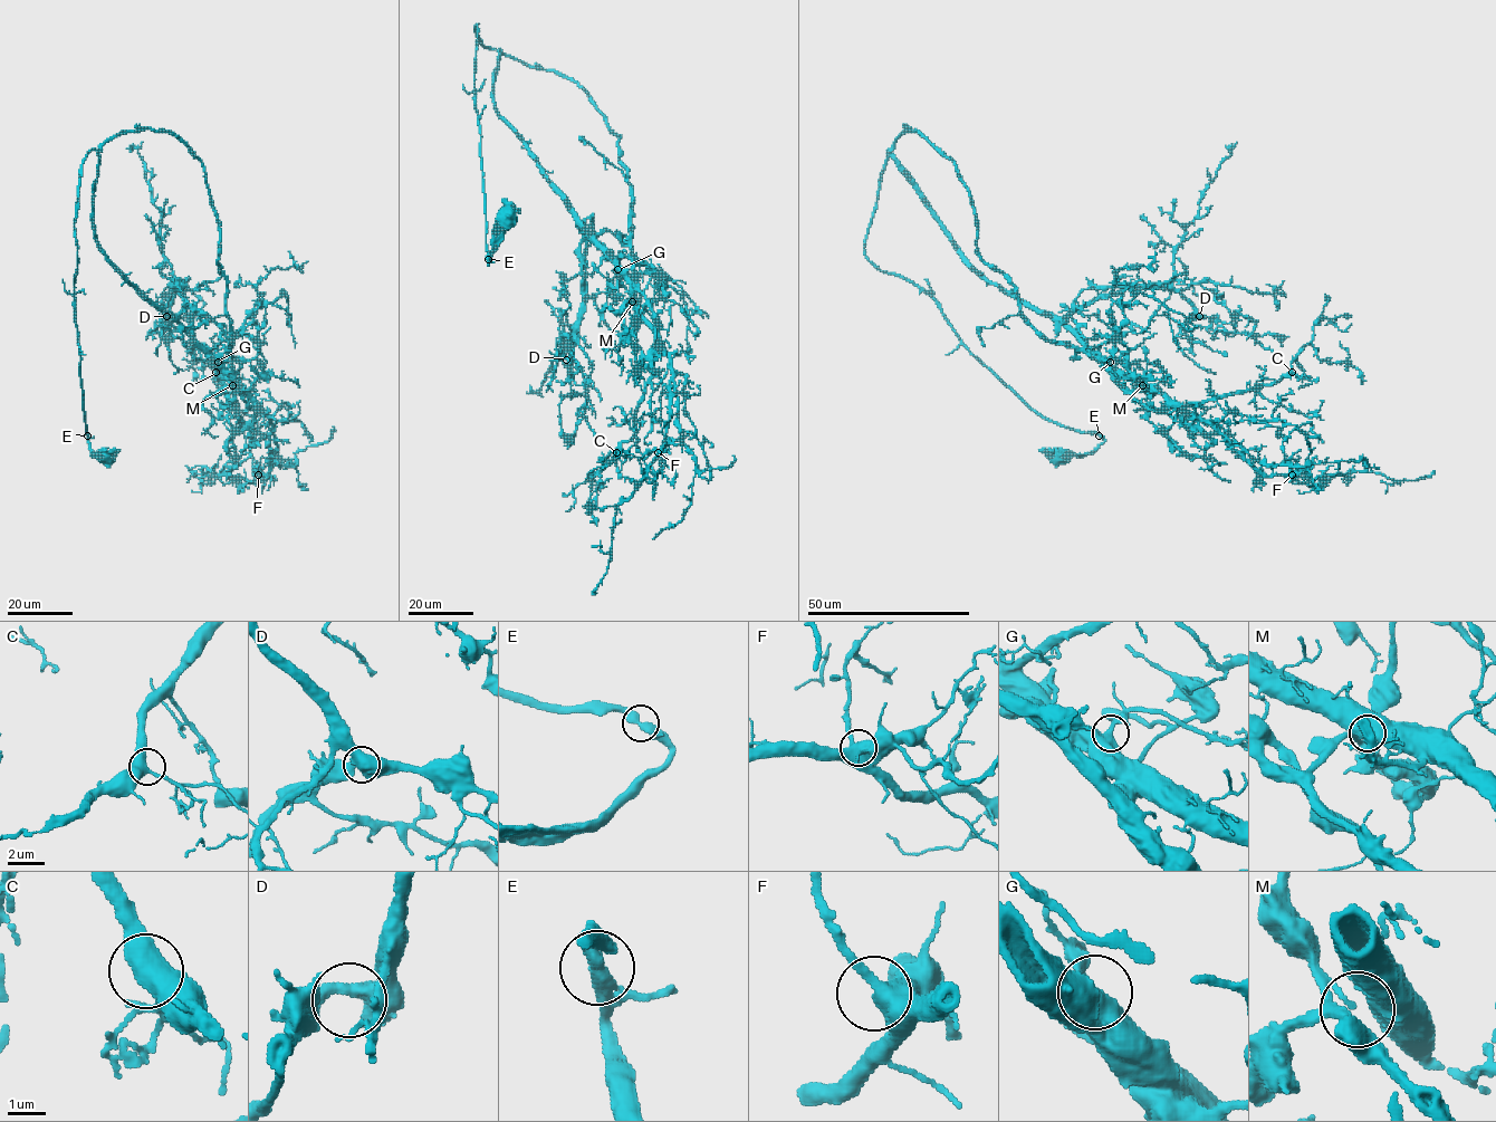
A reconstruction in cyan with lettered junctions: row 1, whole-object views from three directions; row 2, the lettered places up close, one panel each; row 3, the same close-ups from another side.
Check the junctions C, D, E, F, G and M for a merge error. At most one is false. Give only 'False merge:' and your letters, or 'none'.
False merge: none

